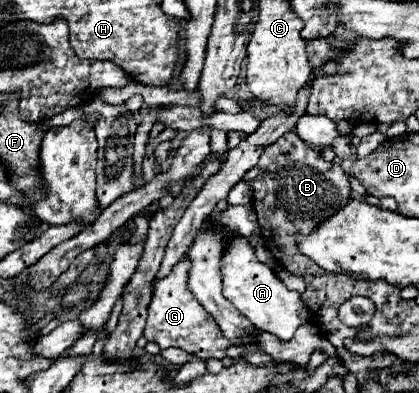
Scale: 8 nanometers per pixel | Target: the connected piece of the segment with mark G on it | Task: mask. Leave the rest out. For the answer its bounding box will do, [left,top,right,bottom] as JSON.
[144,255,234,367]

